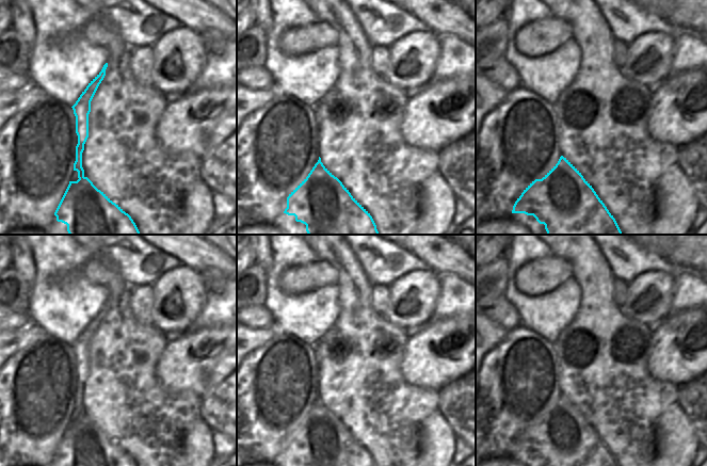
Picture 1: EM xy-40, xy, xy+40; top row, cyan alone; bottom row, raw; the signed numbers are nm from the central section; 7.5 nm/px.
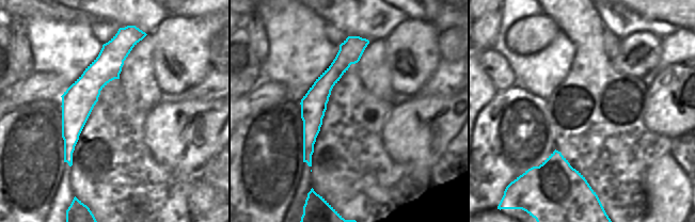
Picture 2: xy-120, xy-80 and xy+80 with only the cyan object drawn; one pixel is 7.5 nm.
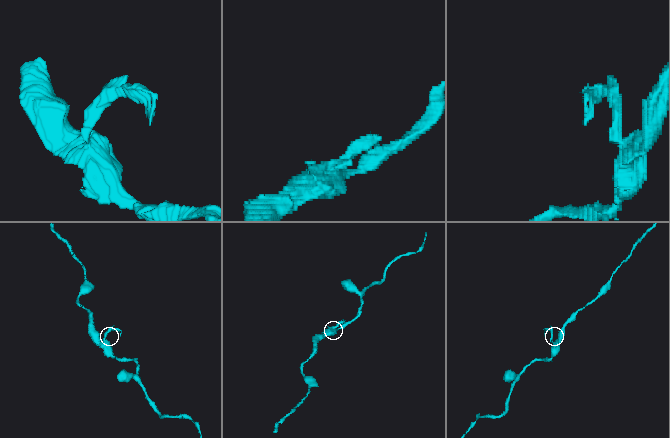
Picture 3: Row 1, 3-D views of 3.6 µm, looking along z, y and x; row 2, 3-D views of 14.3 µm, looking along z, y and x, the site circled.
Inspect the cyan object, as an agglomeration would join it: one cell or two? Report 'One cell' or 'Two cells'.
Two cells

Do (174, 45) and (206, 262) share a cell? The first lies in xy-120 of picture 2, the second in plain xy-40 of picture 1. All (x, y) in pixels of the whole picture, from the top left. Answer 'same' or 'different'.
different

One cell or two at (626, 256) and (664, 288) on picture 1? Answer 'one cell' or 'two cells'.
two cells

